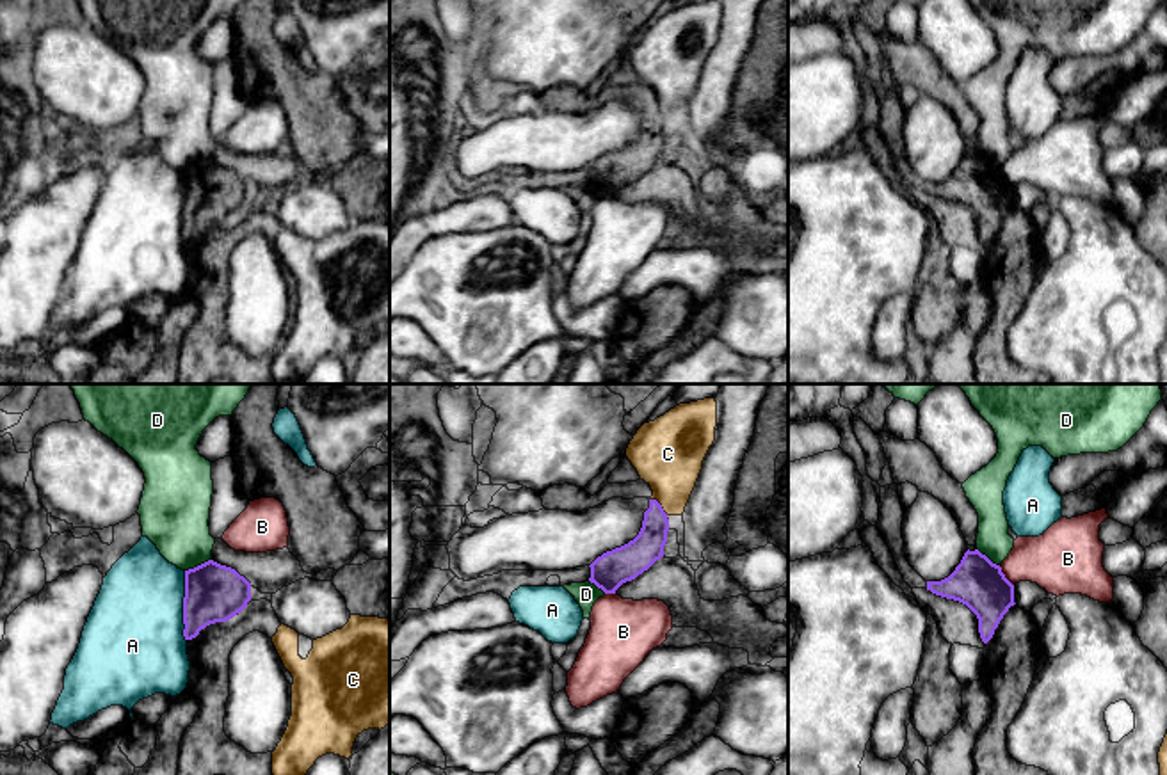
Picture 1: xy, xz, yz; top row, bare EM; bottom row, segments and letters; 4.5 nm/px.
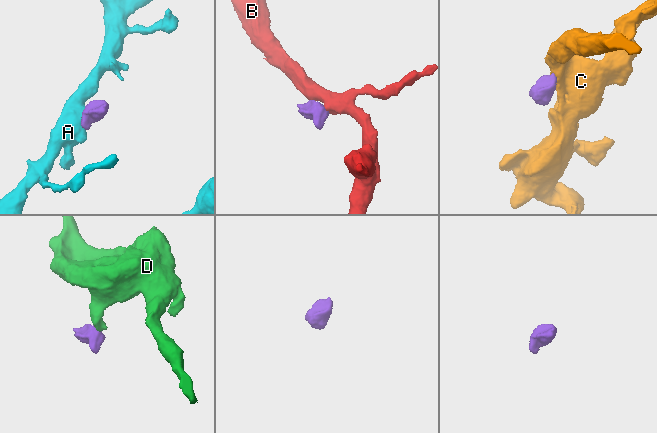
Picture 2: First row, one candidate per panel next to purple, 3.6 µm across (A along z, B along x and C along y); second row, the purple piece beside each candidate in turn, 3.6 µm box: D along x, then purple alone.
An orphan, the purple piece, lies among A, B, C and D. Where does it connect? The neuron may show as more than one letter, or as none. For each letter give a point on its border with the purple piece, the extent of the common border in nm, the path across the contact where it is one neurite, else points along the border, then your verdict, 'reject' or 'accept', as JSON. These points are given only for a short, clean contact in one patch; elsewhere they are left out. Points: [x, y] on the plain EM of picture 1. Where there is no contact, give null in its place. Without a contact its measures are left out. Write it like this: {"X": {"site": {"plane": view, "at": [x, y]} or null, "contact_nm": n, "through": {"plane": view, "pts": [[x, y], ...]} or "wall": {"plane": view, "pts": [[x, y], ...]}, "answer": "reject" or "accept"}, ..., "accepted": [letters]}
{"A": {"site": {"plane": "xy", "at": [184, 208]}, "contact_nm": 320, "wall": {"plane": "xy", "pts": [[184, 173], [185, 242]]}, "answer": "reject"}, "B": {"site": {"plane": "yz", "at": [1004, 178]}, "contact_nm": 120, "wall": {"plane": "yz", "pts": [[998, 167], [1013, 187]]}, "answer": "reject"}, "C": {"site": {"plane": "xz", "at": [660, 107]}, "contact_nm": 110, "wall": {"plane": "xz", "pts": [[651, 100], [668, 116]]}, "answer": "reject"}, "D": {"site": {"plane": "xy", "at": [198, 167]}, "contact_nm": 130, "wall": {"plane": "xy", "pts": [[210, 160], [185, 173]]}, "answer": "reject"}, "accepted": []}

